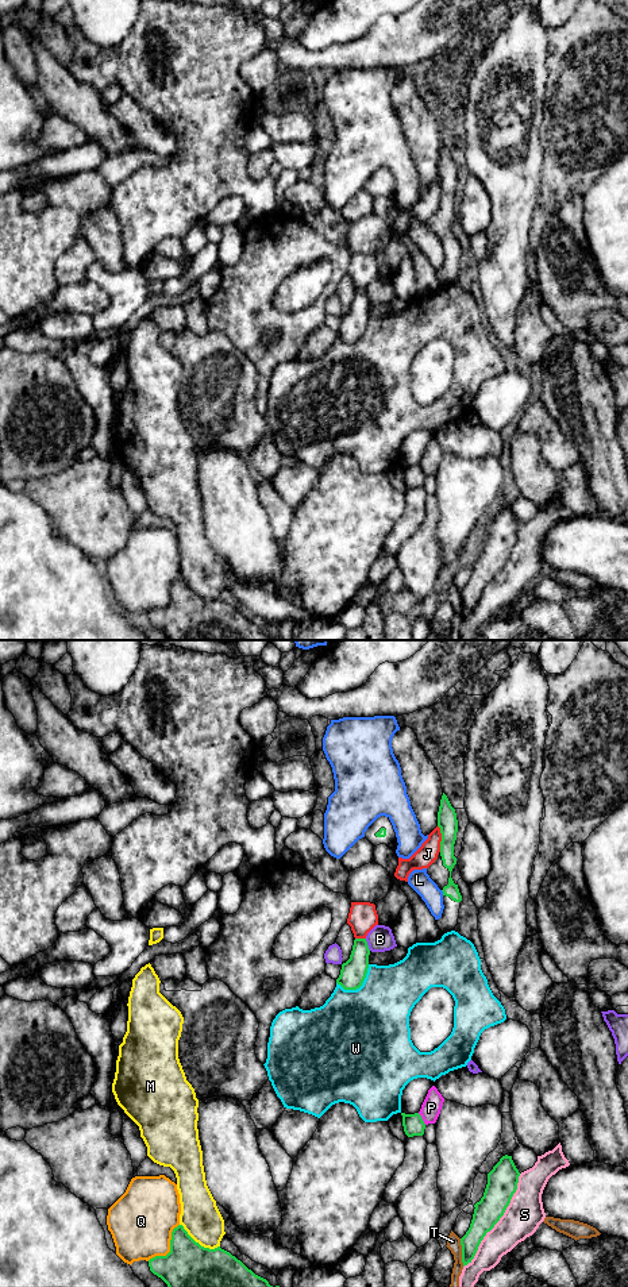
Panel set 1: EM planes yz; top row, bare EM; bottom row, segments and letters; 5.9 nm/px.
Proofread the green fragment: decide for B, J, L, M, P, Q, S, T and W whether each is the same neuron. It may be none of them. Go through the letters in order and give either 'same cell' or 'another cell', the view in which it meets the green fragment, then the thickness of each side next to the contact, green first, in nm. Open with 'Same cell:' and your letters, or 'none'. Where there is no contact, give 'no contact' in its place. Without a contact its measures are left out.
Same cell: none
B: another cell; contact in yz; calibres 150 and 160 nm
J: another cell; contact in yz; calibres 120 and 120 nm
L: another cell; contact in yz; calibres 90 and 120 nm
M: another cell; contact in yz; calibres 280 and 240 nm
P: another cell; contact in yz; calibres 130 and 120 nm
Q: another cell; contact in yz; calibres 280 and 380 nm
S: another cell; contact in yz; calibres 180 and 220 nm
T: another cell; contact in yz; calibres 150 and 80 nm
W: another cell; contact in yz; calibres 150 and 480 nm

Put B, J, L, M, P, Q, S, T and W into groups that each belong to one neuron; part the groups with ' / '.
B / J / L / M / P / Q / S / T / W

